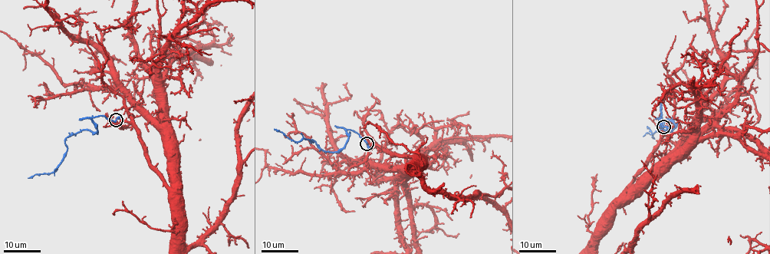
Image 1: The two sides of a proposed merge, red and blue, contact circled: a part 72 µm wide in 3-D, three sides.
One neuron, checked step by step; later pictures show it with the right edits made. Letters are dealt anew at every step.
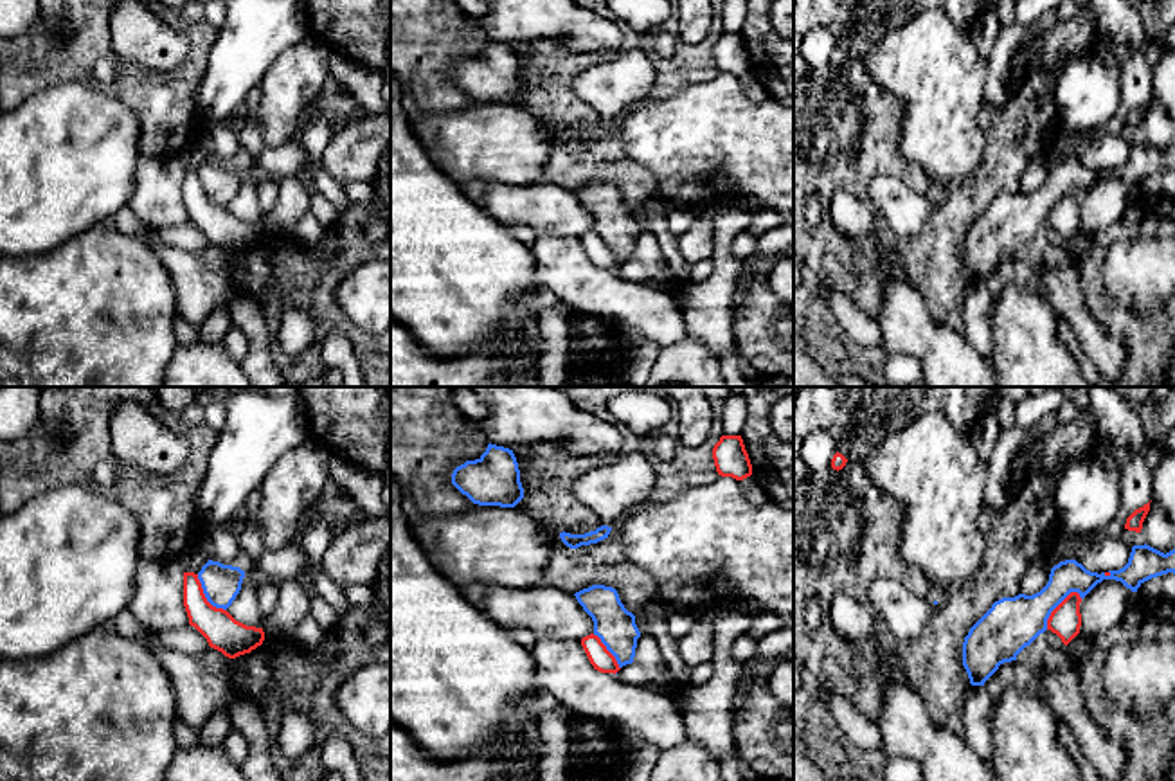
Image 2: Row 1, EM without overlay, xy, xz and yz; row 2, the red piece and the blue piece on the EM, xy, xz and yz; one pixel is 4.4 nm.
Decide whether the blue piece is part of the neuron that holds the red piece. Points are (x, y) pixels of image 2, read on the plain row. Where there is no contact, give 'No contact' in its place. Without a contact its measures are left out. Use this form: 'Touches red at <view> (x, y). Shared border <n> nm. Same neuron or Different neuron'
Touches red at yz (1055, 206). Shared border 220 nm. Different neuron

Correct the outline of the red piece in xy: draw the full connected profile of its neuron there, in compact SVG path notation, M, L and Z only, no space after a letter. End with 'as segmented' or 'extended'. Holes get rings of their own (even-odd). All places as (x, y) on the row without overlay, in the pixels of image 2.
M184 169L184 203L189 221L207 236L211 245L229 256L250 250L265 238L263 225L247 223L227 207L212 203L194 169Z; as segmented

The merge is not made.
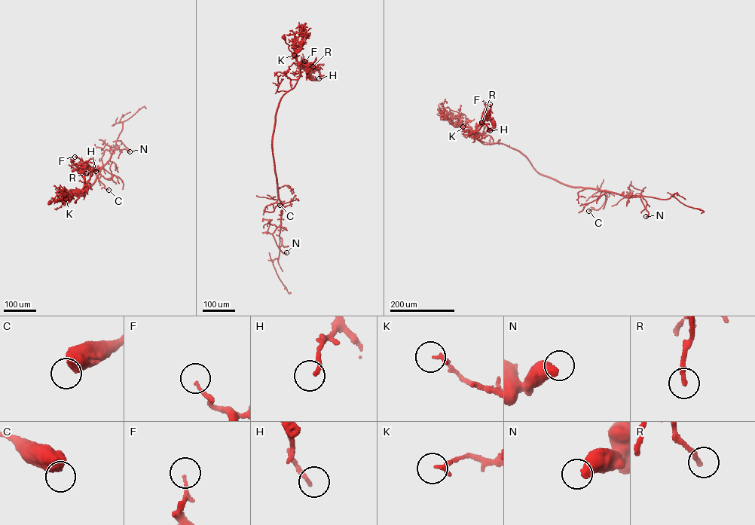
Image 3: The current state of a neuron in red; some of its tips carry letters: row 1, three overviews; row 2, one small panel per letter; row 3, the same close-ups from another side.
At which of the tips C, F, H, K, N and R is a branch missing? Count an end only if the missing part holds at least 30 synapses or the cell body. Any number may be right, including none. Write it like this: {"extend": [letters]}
{"extend": []}

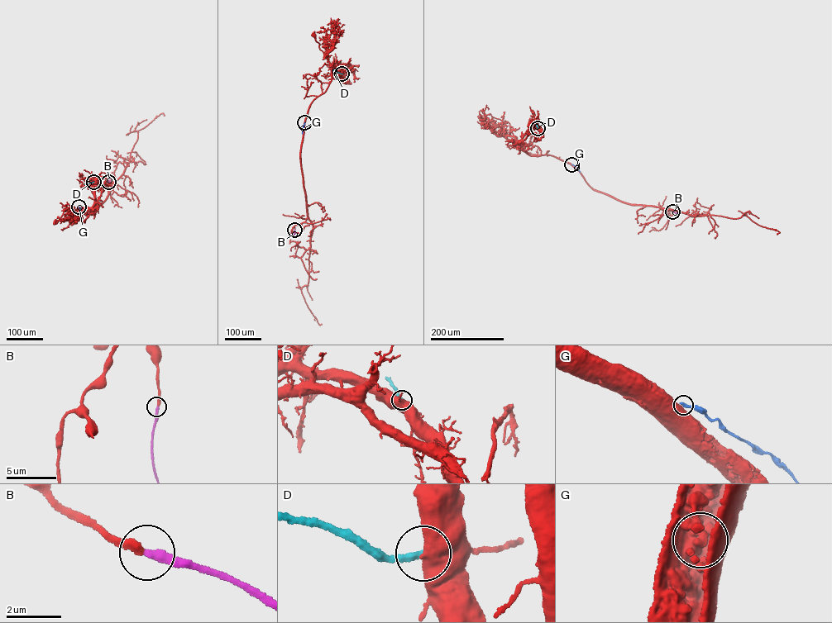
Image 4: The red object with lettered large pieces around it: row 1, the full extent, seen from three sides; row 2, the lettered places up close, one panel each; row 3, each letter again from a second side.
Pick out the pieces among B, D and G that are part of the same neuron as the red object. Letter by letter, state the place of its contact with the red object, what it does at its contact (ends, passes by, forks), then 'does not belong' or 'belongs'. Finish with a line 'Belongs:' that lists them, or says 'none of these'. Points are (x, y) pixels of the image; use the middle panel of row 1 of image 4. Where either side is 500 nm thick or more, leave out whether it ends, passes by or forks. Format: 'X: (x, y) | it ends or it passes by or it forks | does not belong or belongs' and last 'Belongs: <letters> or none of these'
B: (294, 230) | it ends | belongs
D: (341, 73) | does not belong
G: (304, 122) | does not belong
Belongs: B

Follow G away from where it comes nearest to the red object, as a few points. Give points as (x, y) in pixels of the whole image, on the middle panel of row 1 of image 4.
G: (304, 122), (302, 133)

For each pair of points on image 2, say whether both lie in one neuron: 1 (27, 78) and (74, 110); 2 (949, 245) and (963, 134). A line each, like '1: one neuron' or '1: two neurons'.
1: two neurons
2: two neurons

